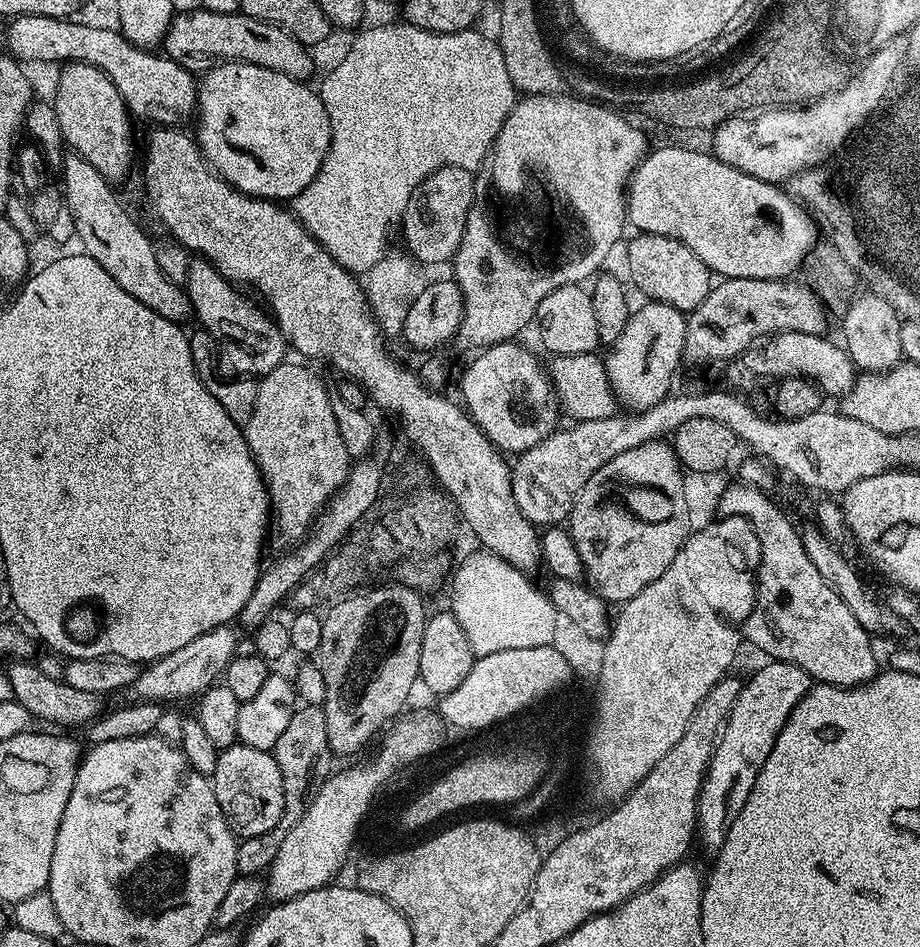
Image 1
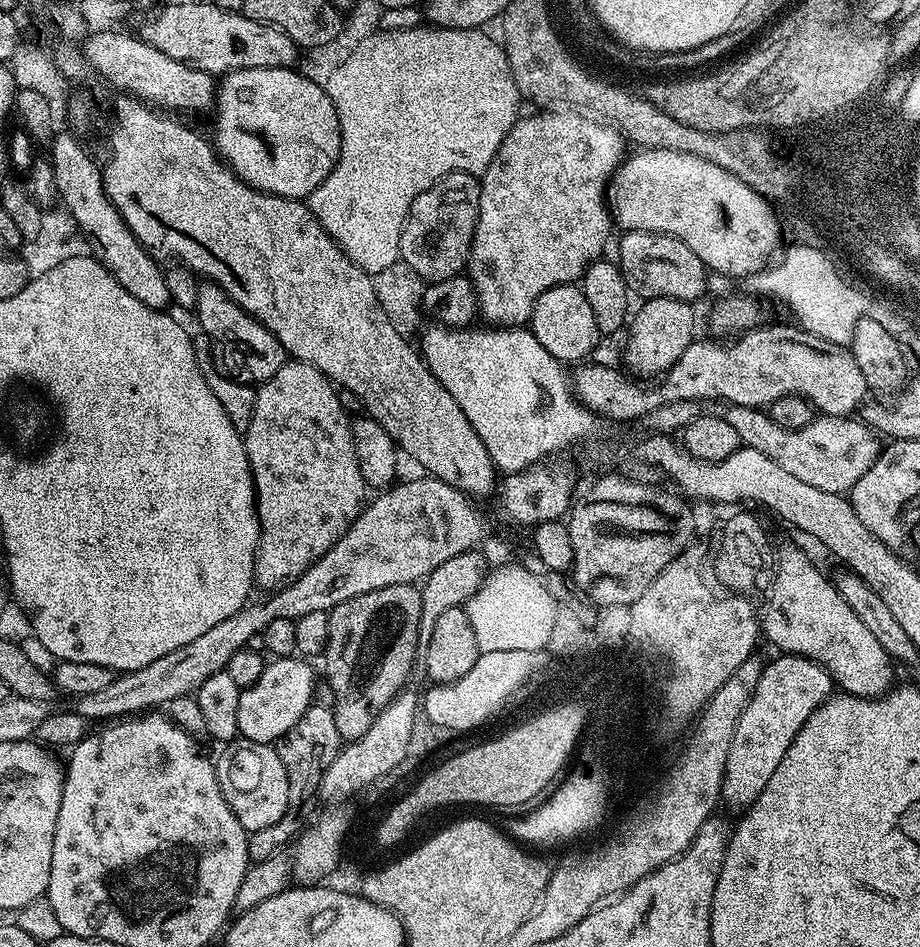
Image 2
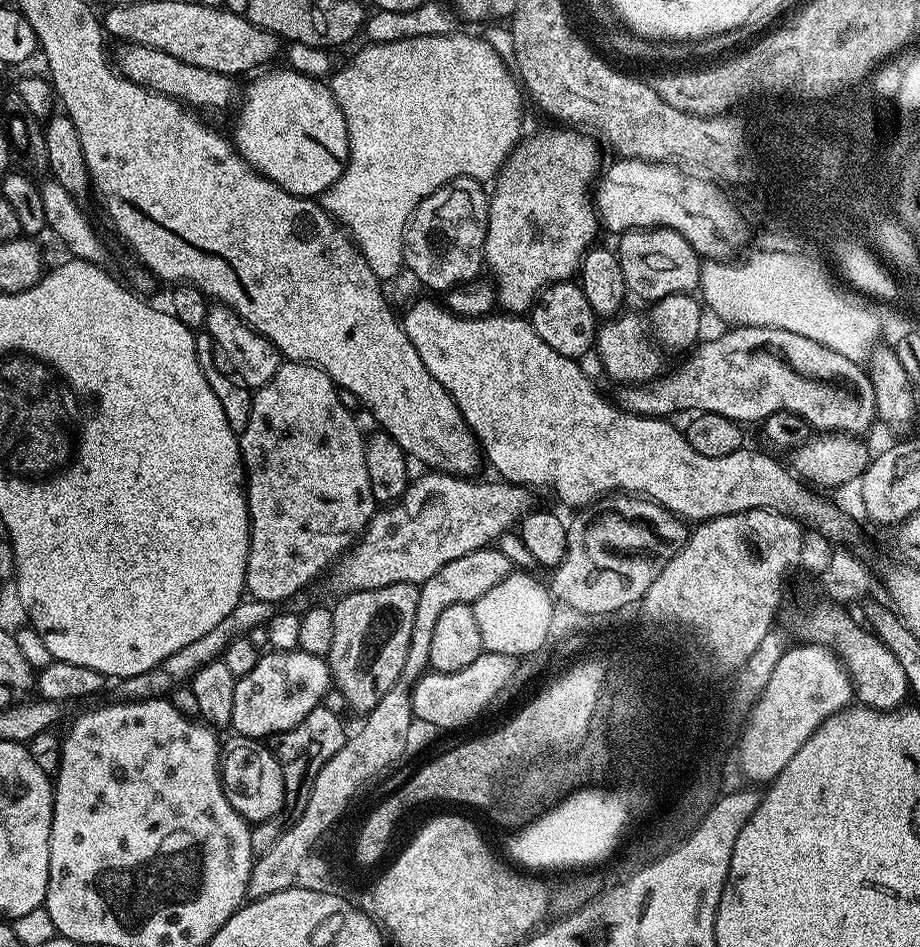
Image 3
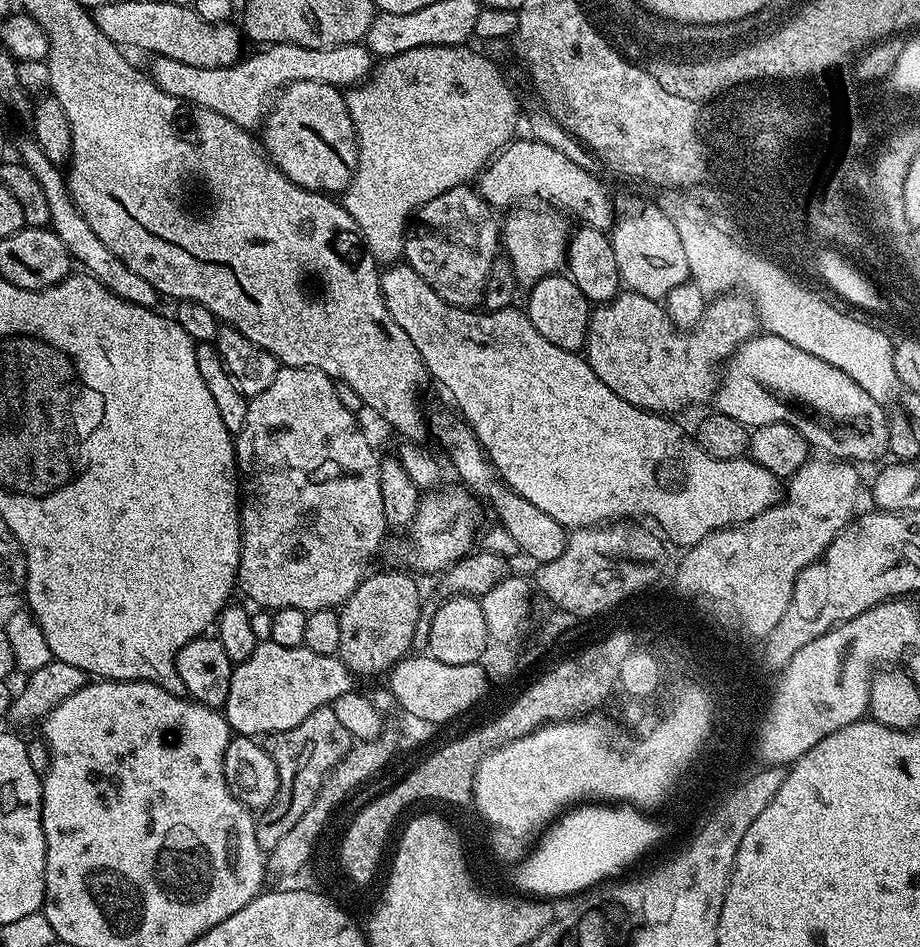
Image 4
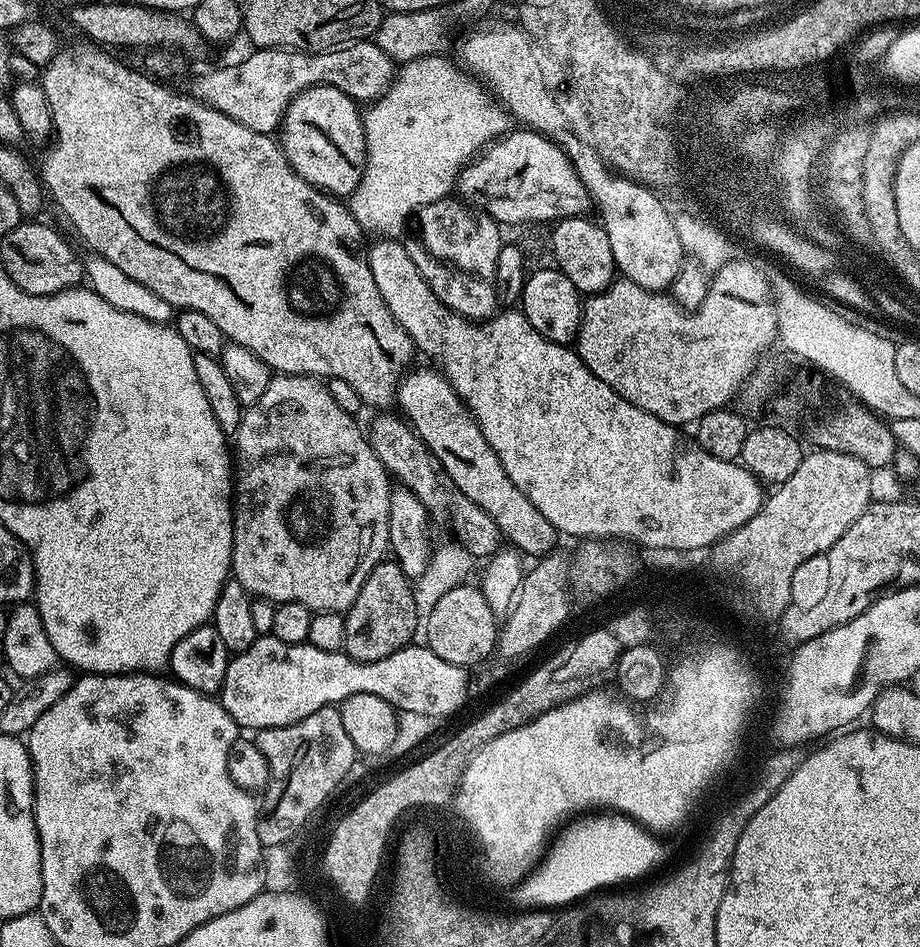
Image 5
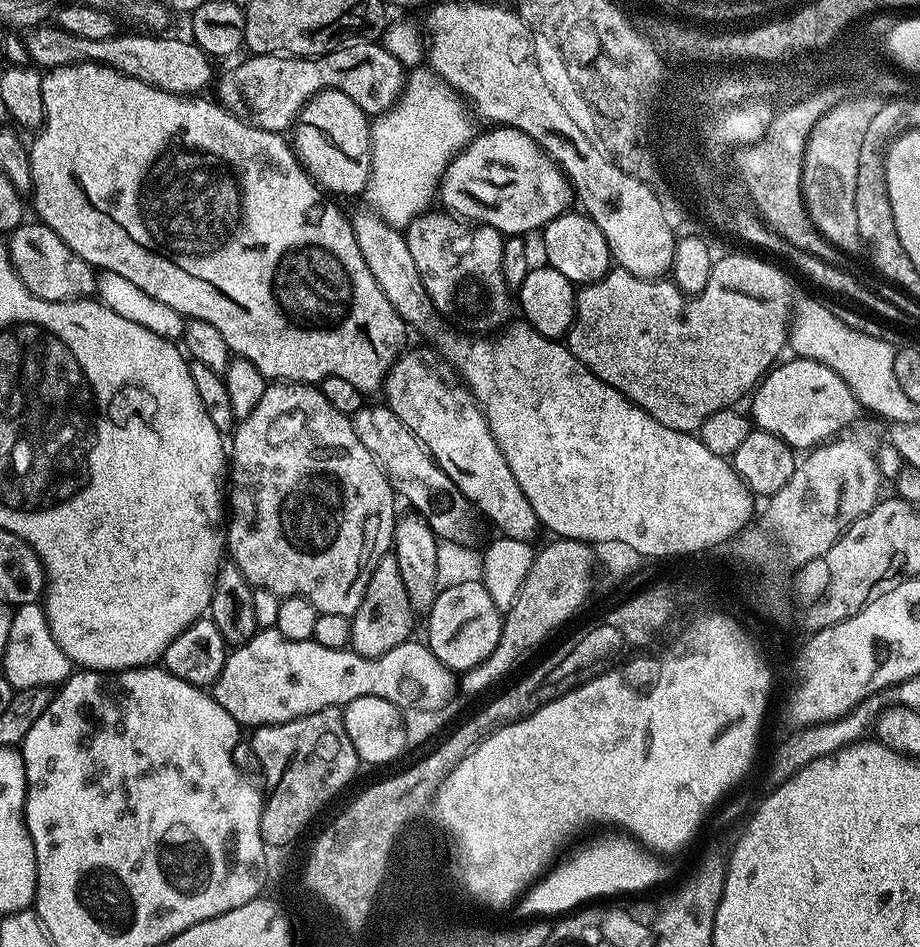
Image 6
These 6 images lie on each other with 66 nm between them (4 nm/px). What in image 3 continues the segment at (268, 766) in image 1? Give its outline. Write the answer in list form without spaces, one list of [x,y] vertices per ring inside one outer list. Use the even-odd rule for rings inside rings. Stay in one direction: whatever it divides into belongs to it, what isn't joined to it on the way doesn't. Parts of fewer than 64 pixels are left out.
[[[233,737],[224,742],[220,758],[220,784],[230,806],[245,820],[268,820],[284,808],[284,779],[279,759],[251,737]]]

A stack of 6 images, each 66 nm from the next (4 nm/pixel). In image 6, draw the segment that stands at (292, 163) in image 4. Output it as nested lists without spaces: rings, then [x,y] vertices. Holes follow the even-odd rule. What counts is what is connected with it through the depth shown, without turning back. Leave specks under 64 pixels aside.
[[[333,88],[320,92],[308,101],[308,105],[300,113],[300,119],[294,125],[295,132],[294,151],[300,163],[307,168],[309,176],[323,189],[329,193],[337,192],[340,196],[356,196],[359,192],[361,195],[367,189],[372,173],[372,125],[368,113],[360,109],[354,98]]]

